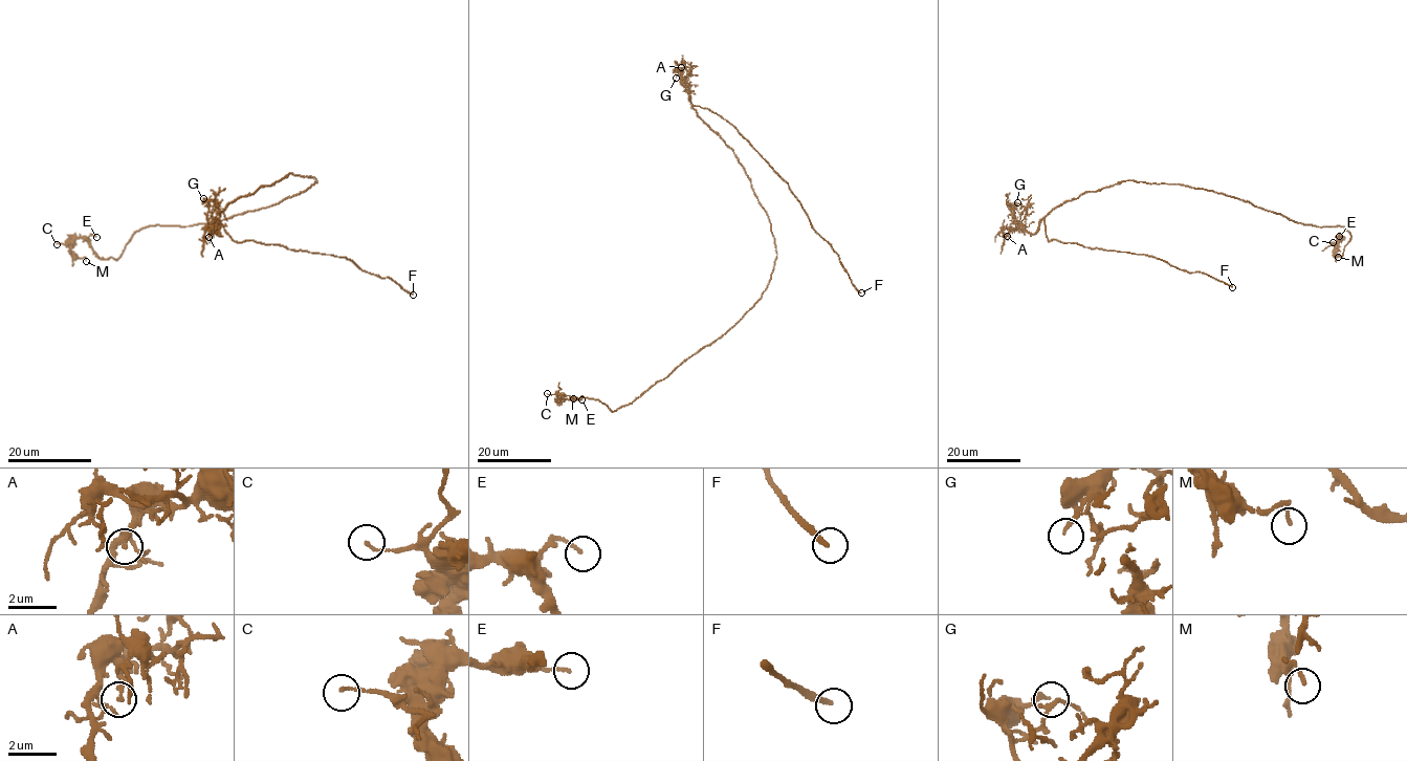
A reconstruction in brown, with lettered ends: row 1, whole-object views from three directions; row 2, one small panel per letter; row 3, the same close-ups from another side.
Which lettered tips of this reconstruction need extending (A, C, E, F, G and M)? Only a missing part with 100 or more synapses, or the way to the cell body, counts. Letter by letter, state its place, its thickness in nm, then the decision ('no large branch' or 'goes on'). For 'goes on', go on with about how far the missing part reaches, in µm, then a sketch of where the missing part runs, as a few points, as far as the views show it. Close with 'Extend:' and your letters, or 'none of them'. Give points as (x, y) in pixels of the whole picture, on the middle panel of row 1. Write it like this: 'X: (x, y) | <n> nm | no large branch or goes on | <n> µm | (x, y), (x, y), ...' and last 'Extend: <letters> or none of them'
A: (681, 67) | 140 nm | no large branch
C: (547, 393) | 110 nm | no large branch
E: (581, 399) | 120 nm | no large branch
F: (861, 292) | 240 nm | goes on | 50 µm | (861, 292), (906, 345), (929, 381), (932, 394), (931, 428)
G: (676, 78) | 190 nm | no large branch
M: (573, 398) | 120 nm | no large branch
Extend: F

